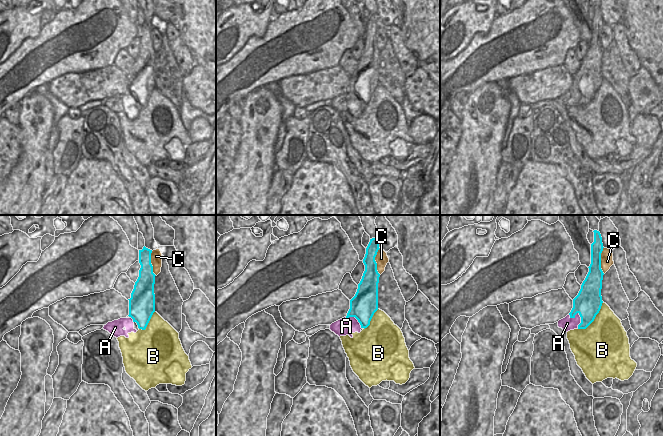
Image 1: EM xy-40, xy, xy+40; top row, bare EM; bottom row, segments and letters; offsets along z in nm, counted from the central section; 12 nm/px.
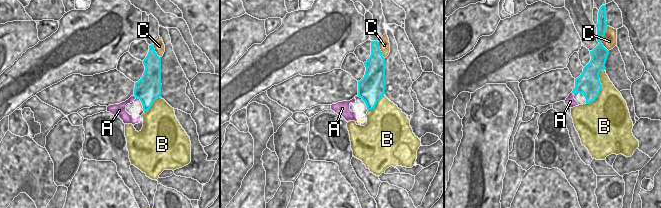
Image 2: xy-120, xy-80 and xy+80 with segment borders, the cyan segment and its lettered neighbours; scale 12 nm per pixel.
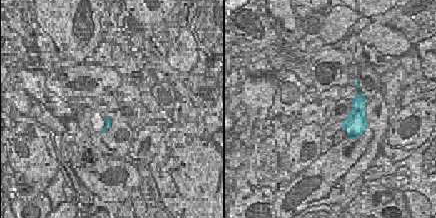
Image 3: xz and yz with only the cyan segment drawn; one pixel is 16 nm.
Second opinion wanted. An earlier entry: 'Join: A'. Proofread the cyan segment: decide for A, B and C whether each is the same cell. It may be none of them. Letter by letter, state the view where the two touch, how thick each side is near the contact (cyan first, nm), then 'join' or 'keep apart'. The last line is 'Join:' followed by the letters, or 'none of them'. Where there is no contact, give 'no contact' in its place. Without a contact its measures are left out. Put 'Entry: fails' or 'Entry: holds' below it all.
A: xy+40 | 320/160 nm | join
B: xy+40 | 320/460 nm | keep apart
C: xy | 220/150 nm | keep apart
Join: A
Entry: holds

